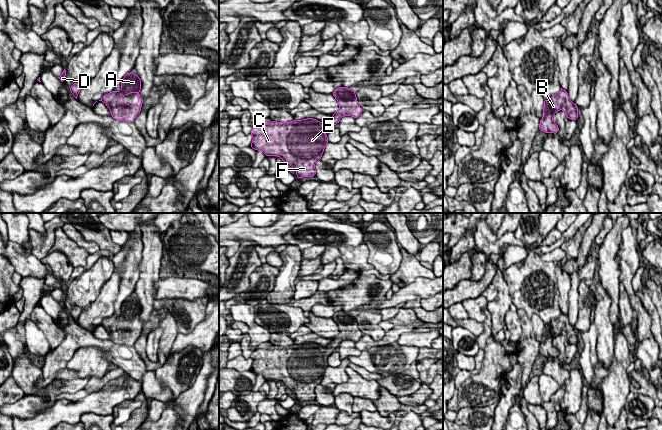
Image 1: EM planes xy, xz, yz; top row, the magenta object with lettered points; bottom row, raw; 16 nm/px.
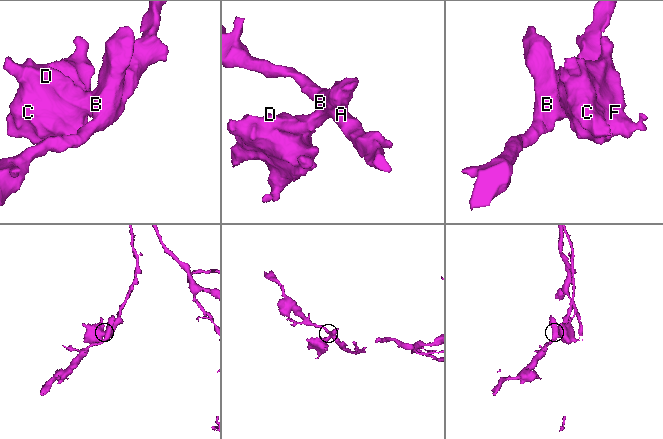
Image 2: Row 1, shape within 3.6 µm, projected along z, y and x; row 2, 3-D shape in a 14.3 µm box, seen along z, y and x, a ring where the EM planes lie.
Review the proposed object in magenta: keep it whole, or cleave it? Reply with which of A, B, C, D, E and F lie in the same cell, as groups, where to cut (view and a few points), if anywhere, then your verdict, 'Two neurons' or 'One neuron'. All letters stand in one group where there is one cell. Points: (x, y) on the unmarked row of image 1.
Groups: A B C D E F. No split. One neuron

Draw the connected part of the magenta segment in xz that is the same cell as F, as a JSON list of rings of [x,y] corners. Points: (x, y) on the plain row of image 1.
[[[341,310],[332,319],[338,325],[339,334],[327,346],[308,342],[285,347],[272,345],[266,349],[256,348],[250,356],[253,360],[250,371],[261,374],[266,380],[281,381],[296,394],[296,402],[315,400],[315,387],[321,383],[328,367],[324,355],[332,354],[327,350],[338,348],[343,340],[357,342],[363,335],[354,313]]]

